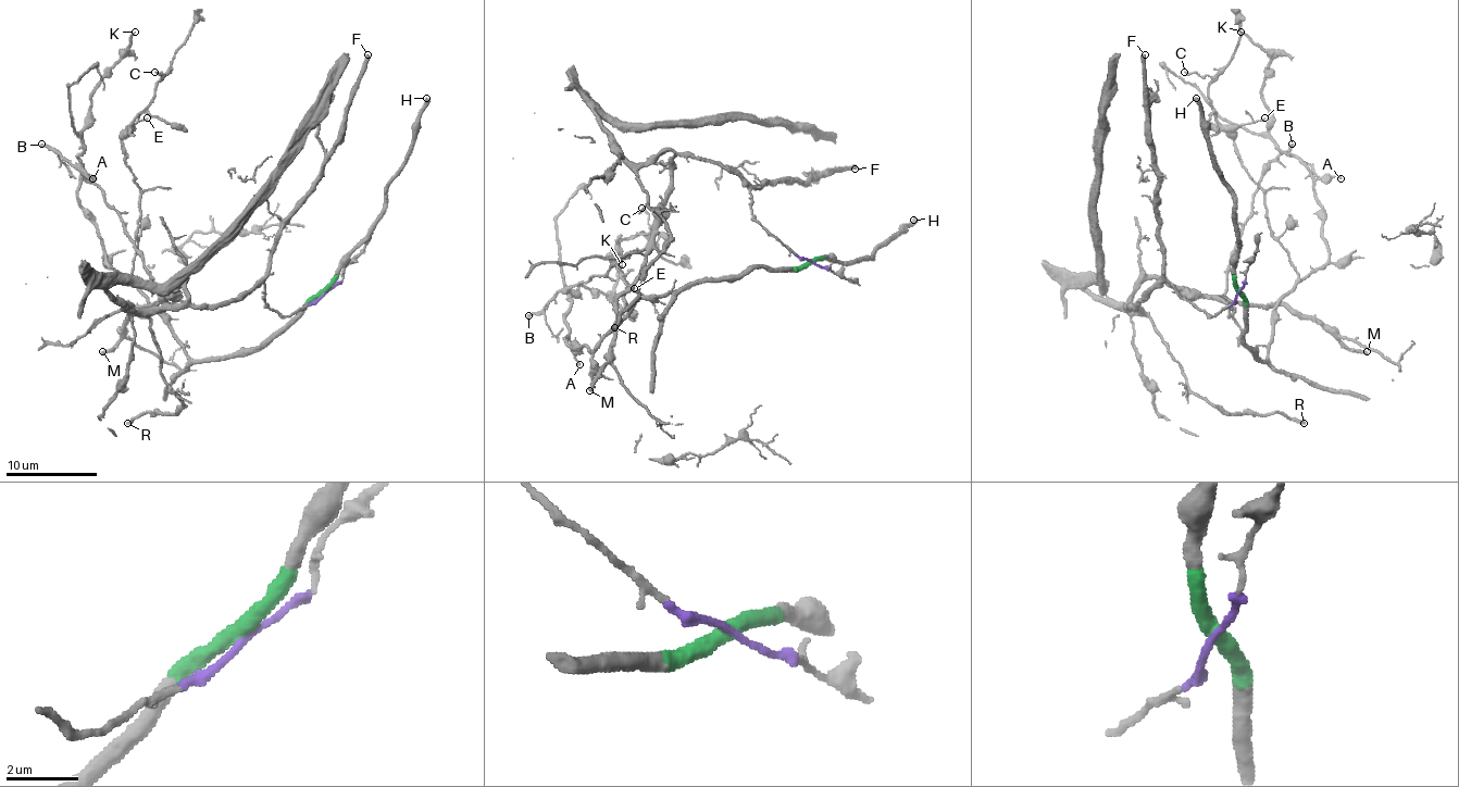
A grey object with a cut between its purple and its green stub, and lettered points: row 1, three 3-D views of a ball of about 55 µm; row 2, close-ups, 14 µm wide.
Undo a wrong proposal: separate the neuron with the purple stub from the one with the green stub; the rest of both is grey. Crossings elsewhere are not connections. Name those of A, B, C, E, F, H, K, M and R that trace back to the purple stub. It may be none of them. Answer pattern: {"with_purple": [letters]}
{"with_purple": ["B", "F", "M", "R"]}

